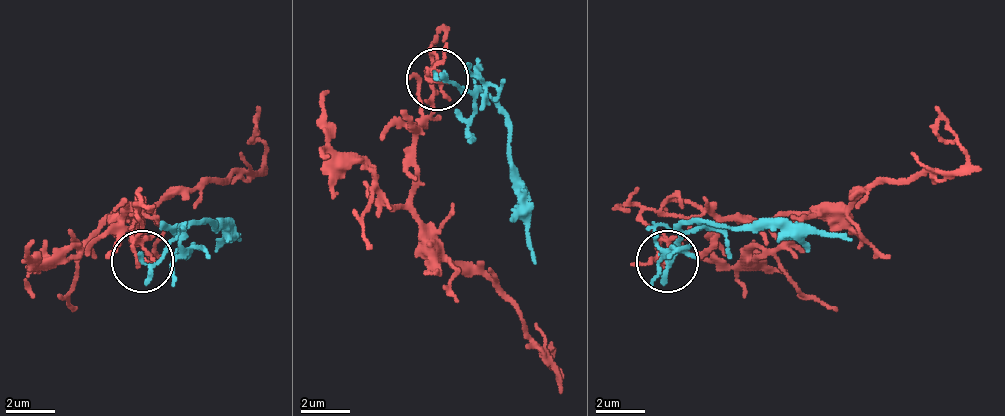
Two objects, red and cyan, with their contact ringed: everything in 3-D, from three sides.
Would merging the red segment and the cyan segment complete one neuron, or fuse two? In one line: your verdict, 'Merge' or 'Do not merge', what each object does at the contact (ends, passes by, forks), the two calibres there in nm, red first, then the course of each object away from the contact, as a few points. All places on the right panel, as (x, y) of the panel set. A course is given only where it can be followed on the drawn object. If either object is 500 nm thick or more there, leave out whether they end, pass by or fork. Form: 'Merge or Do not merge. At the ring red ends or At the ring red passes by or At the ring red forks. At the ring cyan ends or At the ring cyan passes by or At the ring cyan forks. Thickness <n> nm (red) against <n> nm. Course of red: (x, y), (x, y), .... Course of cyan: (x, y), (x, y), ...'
Merge. At the ring red passes by. At the ring cyan ends. Thickness 160 nm (red) against 240 nm. Course of red: (665, 263), (647, 219), (653, 213), (838, 213), (906, 176), (949, 176), (968, 151), (937, 108). Course of cyan: (665, 263), (678, 232), (696, 225), (807, 225), (851, 238)

